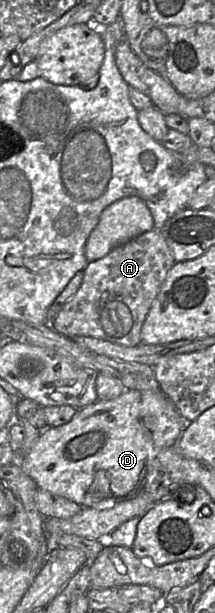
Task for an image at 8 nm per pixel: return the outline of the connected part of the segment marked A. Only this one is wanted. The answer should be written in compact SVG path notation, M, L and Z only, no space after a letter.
M152 229L112 249L105 257L90 261L83 270L83 281L75 295L63 306L56 318L48 323L58 333L75 339L89 336L122 346L142 344L141 329L148 312L176 261L158 229Z

